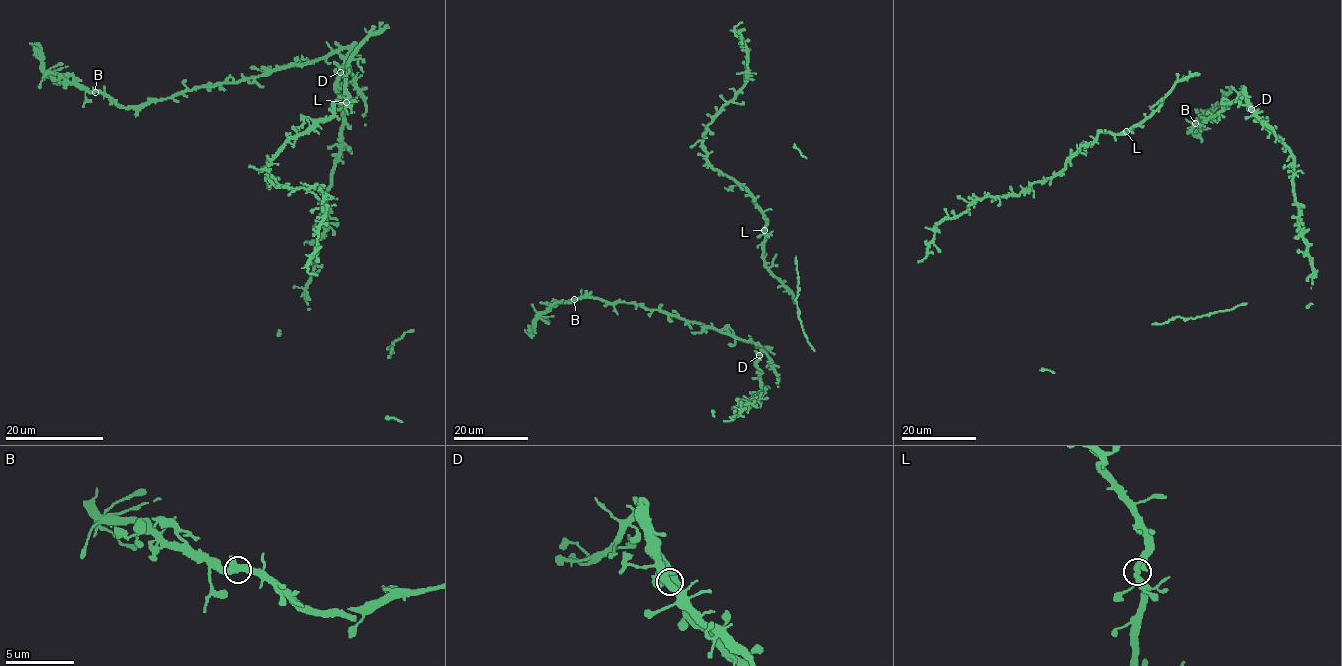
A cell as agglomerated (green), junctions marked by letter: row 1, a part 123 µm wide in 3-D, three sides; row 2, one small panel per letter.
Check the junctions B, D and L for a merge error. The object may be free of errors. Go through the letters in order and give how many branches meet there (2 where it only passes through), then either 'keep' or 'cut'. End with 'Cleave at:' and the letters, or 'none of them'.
B: 2 | keep
D: 2 | keep
L: 2 | keep
Cleave at: none of them

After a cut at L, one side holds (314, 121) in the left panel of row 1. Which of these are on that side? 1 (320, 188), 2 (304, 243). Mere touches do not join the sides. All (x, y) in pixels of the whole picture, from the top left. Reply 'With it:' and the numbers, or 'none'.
With it: 1

